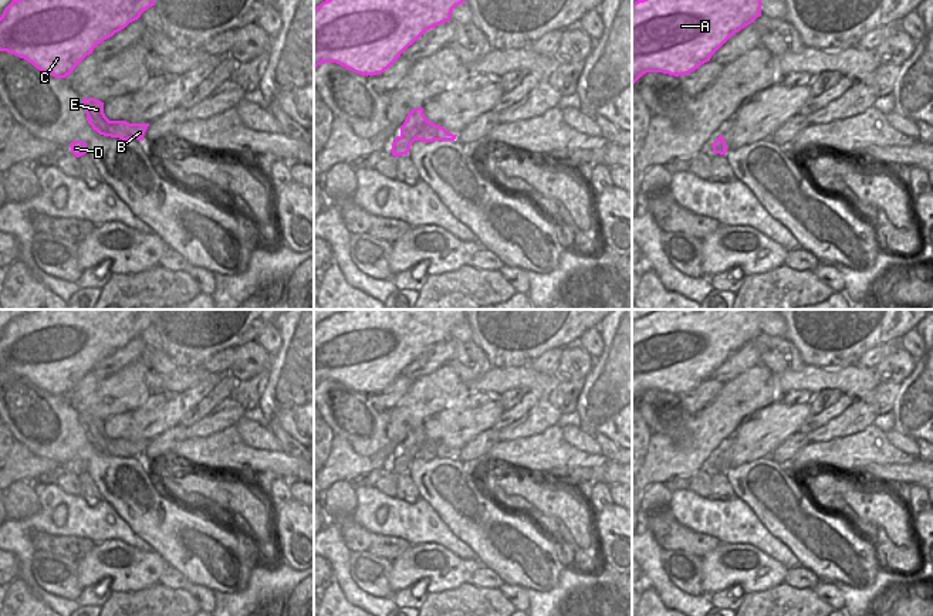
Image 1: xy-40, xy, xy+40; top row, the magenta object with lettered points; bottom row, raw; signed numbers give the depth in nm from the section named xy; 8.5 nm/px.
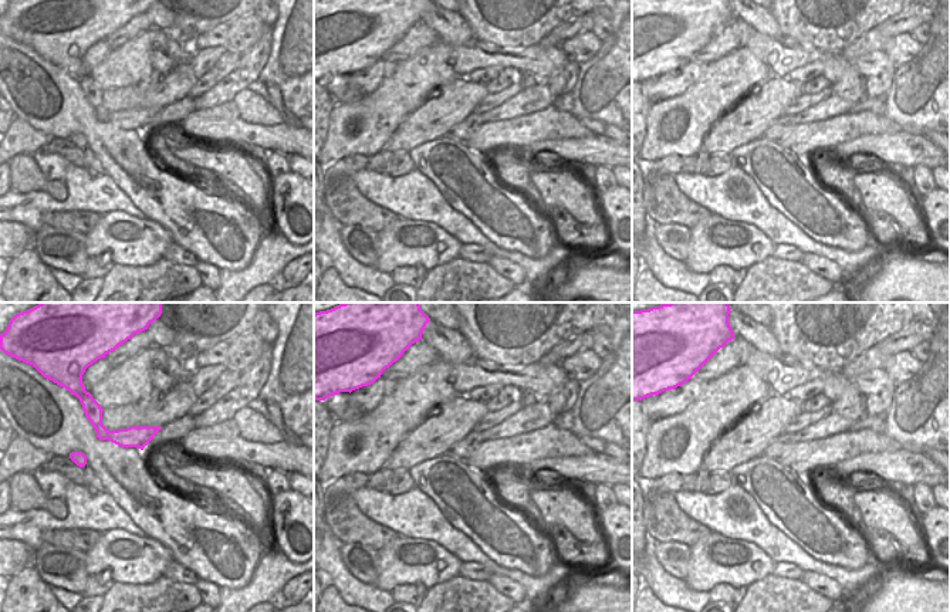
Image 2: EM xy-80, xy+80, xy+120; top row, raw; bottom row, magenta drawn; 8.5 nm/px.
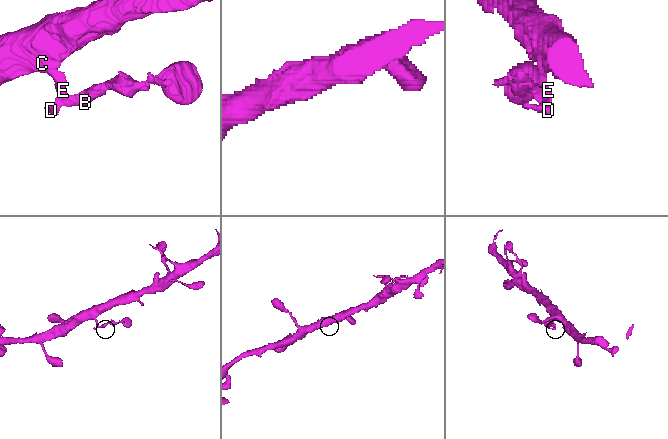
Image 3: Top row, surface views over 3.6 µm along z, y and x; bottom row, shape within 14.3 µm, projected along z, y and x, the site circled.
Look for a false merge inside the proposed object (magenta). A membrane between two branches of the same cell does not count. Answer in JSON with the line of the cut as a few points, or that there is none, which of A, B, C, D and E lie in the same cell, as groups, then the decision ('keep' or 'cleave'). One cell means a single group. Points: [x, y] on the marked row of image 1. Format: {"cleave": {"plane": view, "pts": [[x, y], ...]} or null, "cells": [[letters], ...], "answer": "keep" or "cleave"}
{"cleave": {"plane": "xy", "pts": [[426, 119], [426, 124], [415, 138]]}, "cells": [["A", "C", "D", "E"], ["B"]], "answer": "cleave"}

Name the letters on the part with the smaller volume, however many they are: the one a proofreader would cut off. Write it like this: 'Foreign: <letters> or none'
Foreign: B.

